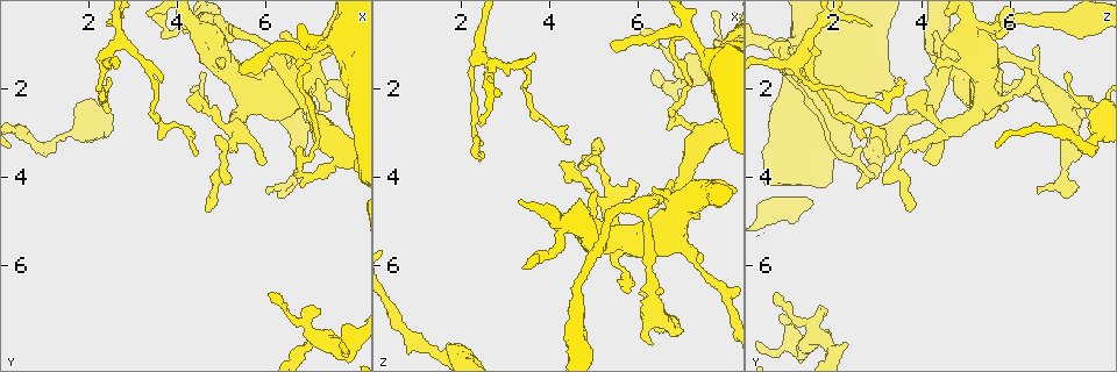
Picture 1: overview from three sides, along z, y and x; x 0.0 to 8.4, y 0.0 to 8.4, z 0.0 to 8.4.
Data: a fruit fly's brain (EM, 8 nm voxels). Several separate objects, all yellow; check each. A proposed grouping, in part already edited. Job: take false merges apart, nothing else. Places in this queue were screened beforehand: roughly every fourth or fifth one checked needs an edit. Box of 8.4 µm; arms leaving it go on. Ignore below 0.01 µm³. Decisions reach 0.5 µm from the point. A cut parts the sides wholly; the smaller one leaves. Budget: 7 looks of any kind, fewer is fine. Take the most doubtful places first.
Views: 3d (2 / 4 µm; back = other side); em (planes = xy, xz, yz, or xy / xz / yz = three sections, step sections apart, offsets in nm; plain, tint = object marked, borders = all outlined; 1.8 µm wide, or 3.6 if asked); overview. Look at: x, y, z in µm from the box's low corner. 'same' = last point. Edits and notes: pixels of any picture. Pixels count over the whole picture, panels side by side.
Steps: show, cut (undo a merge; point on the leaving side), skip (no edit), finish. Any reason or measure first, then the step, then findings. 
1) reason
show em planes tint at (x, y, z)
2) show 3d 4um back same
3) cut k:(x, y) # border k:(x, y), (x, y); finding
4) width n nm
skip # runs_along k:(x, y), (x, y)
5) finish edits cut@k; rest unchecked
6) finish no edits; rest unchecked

show em planes plain at (2.65, 1.00, 1.40)

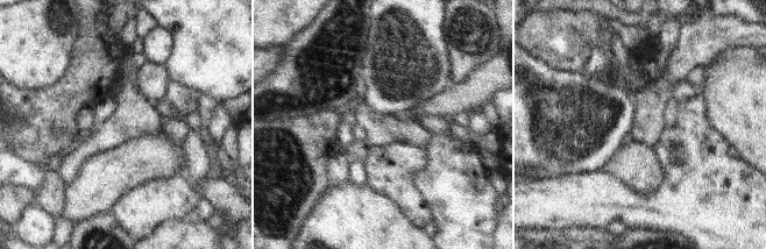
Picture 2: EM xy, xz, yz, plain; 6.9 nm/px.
where the object lies
show em planes tint same

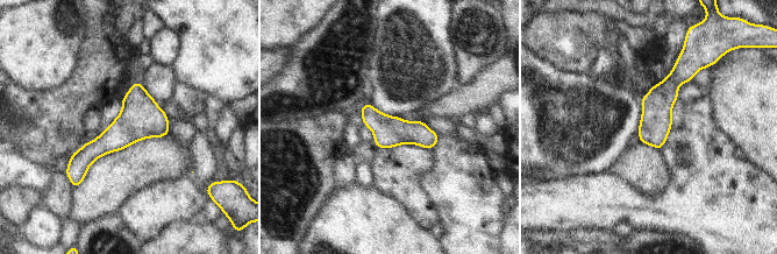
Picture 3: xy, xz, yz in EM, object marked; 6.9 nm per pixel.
skip # runs_along 3:(686, 68), (642, 140); continuous, no second neuron

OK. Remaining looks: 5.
four arms meet
show em 3.6um planes tint at (5.60, 2.20, 5.60)

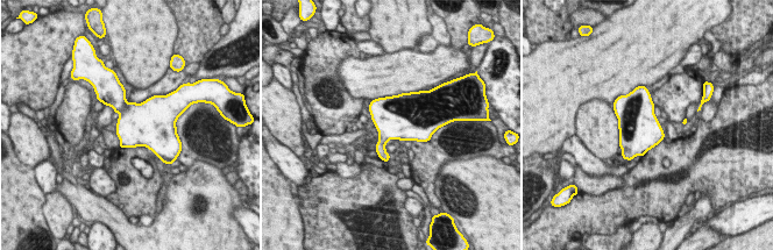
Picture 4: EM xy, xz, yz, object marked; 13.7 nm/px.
skip # continuous, no second neuron

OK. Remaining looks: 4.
side arm on a straight run
show em planes tint at (4.20, 0.70, 5.60)

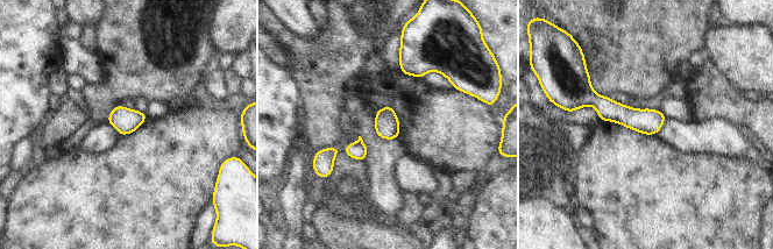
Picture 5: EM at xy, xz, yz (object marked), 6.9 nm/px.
skip # runs_along 5:(583, 102), (661, 119); one neuron here

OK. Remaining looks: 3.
finish no edits; rest unchecked

